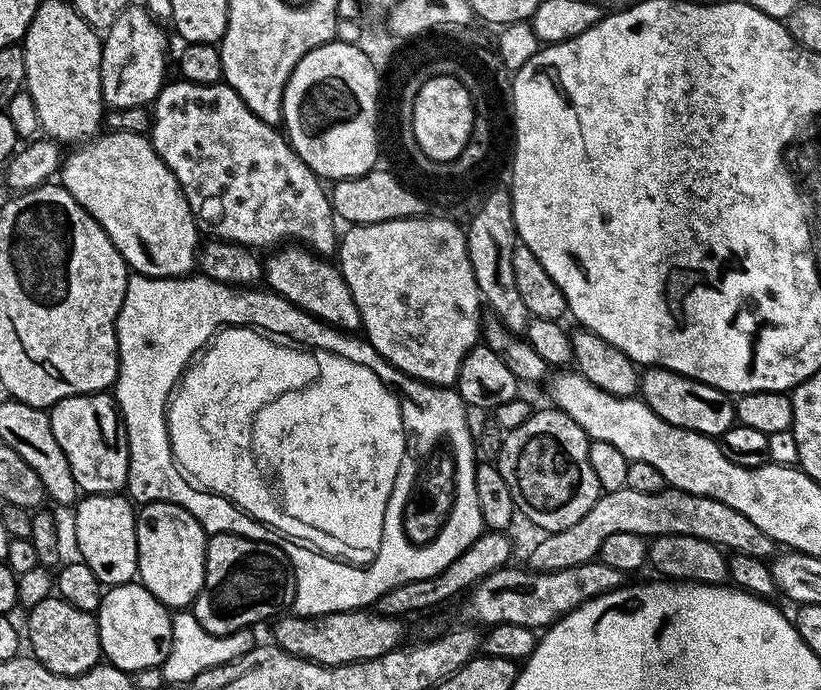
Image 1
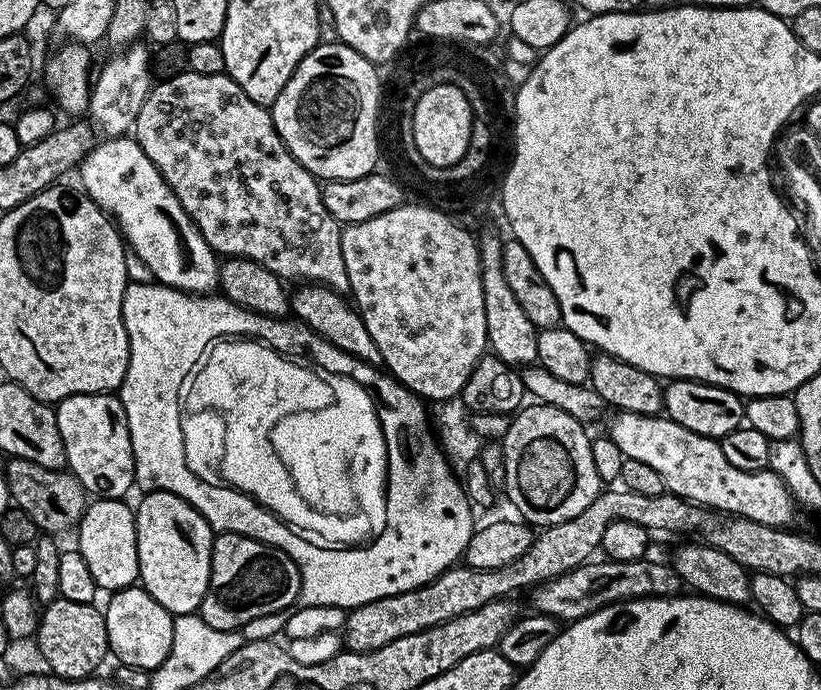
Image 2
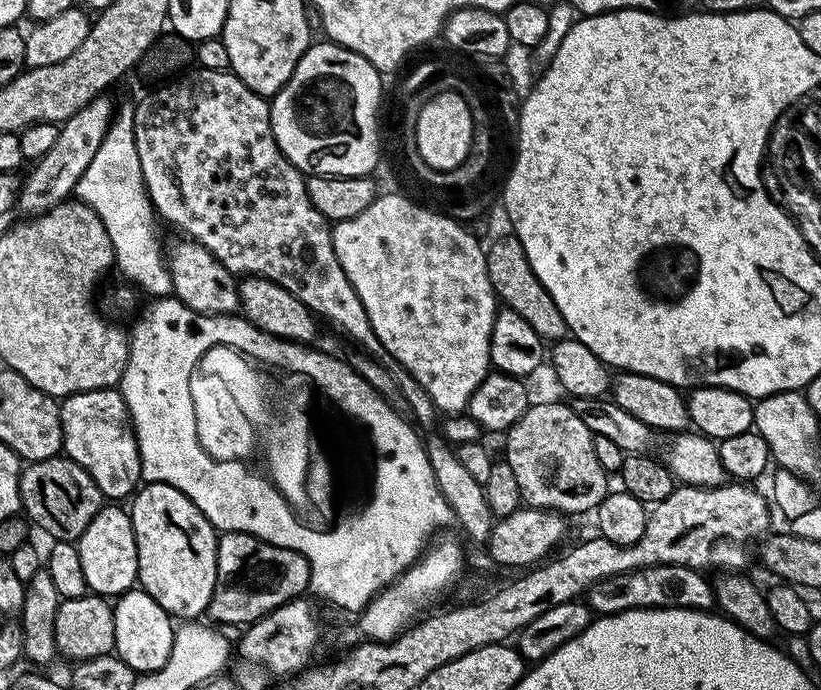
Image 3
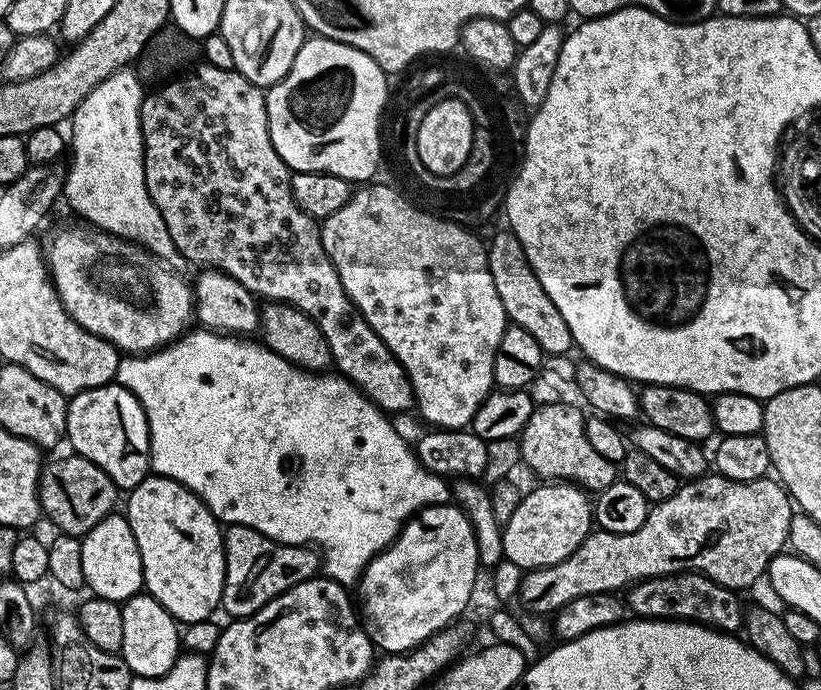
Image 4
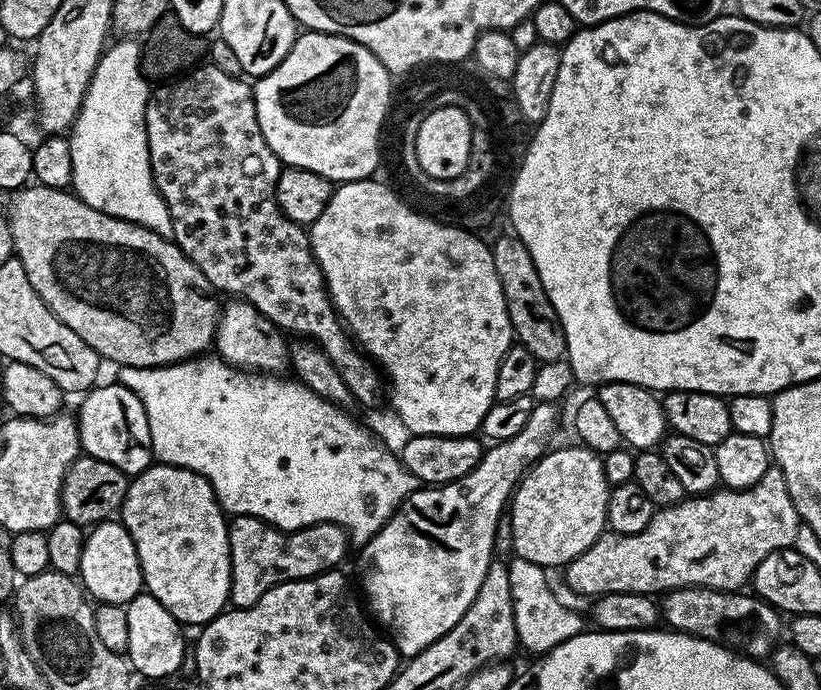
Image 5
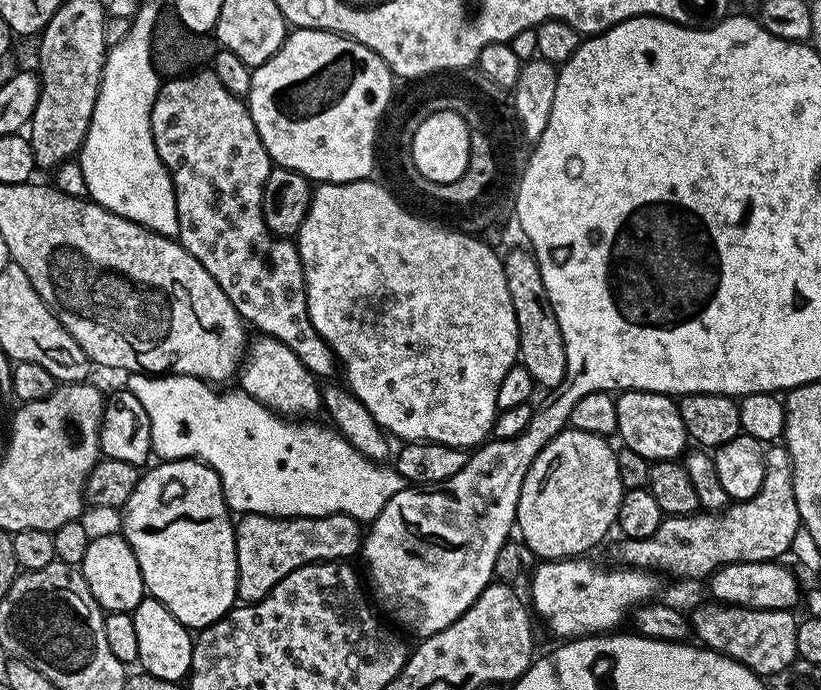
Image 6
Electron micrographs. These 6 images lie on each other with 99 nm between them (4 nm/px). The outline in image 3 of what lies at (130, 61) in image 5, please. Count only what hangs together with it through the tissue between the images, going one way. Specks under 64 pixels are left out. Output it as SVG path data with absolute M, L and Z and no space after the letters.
M131 107L115 113L106 138L102 138L102 146L98 146L98 154L94 154L94 162L90 162L86 174L78 178L75 195L83 204L89 204L98 218L102 218L102 226L106 226L106 234L110 234L112 249L116 251L115 267L120 267L121 274L129 280L125 281L149 292L149 297L168 298L173 295L172 275L165 245L160 245L160 236L156 233L158 217L148 198L138 162L132 114Z

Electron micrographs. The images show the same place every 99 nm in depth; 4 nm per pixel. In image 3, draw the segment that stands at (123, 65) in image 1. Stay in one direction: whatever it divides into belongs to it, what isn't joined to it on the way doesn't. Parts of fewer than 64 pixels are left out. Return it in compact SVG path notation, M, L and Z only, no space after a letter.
M101 94L95 100L82 106L78 114L60 125L58 142L42 159L31 165L32 173L23 177L18 197L19 211L24 211L25 217L41 216L44 212L63 204L75 193L78 178L86 174L86 166L94 162L94 154L98 154L98 146L102 146L102 138L106 138L108 127L114 119L114 107L108 101L107 95Z

